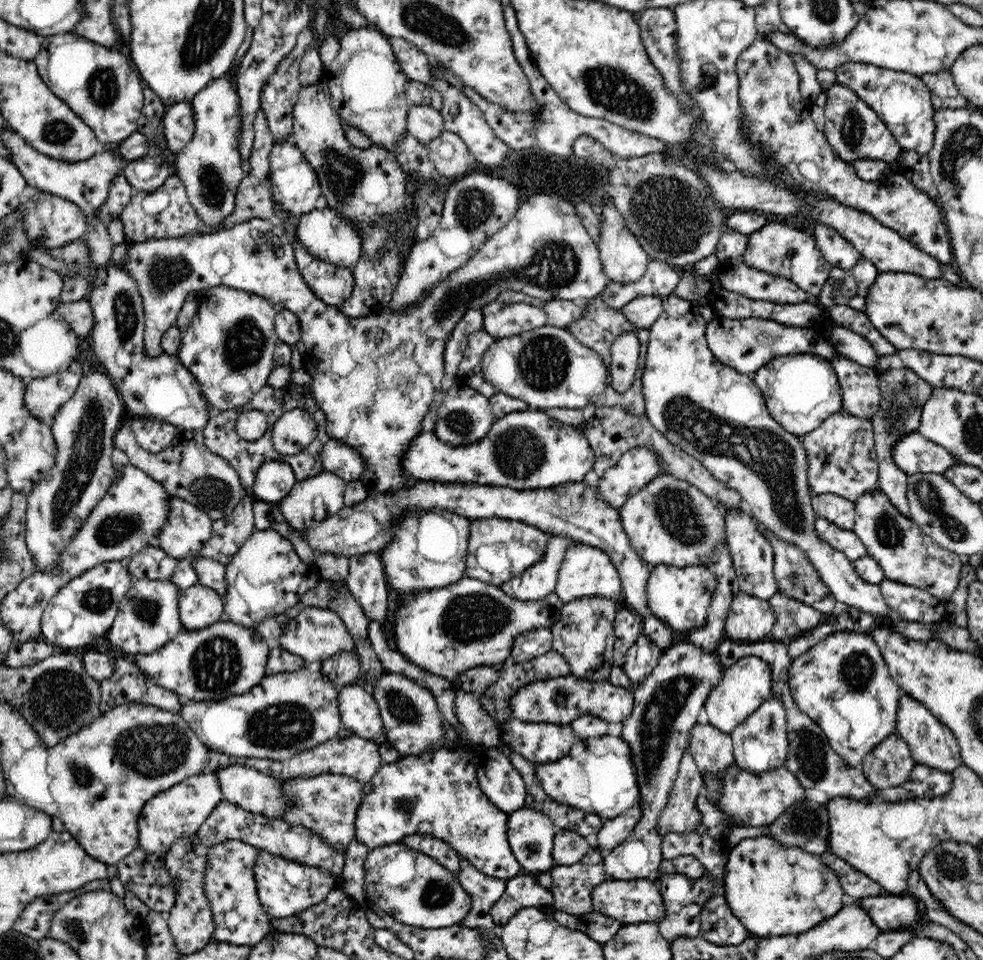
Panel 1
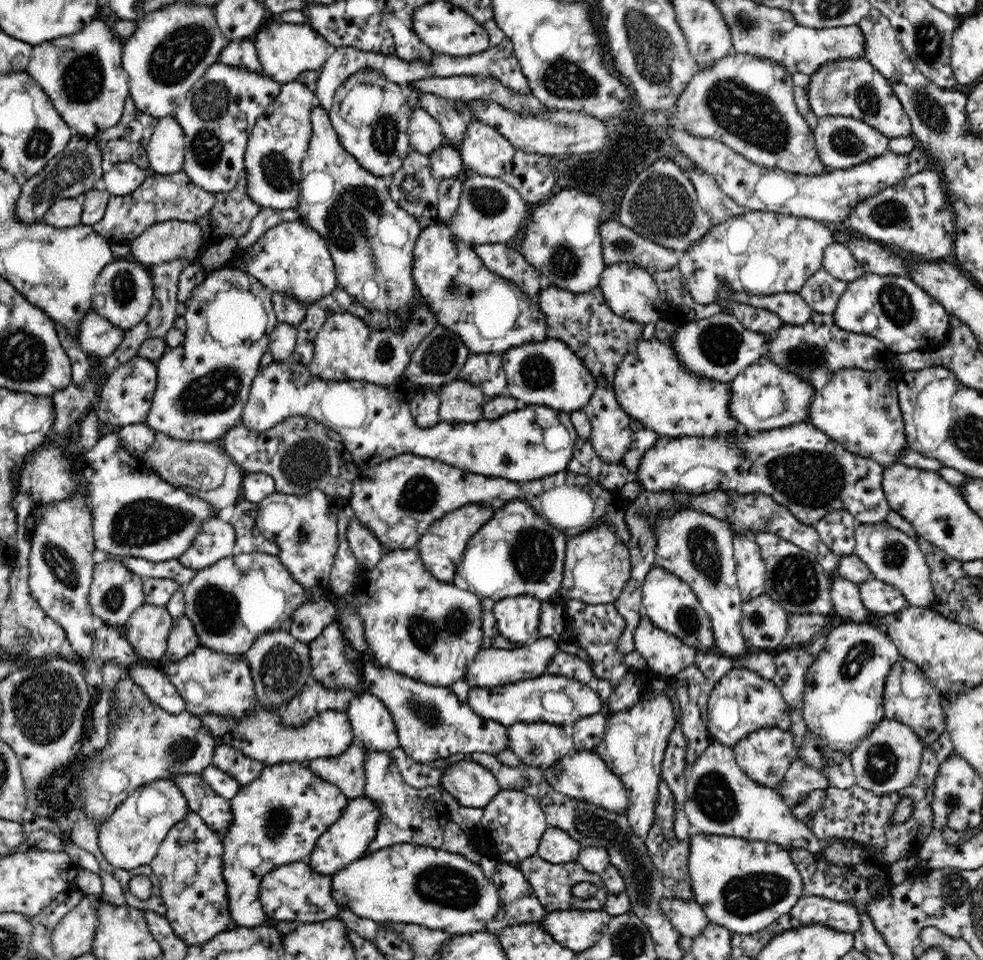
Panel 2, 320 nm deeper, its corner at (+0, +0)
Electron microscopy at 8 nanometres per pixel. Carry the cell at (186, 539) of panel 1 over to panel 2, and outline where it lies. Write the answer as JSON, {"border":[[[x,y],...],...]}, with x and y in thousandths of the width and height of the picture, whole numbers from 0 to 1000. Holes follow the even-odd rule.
{"border":[[[220,538],[205,547],[204,555],[182,584],[185,590],[200,595],[241,576],[239,550]]]}

